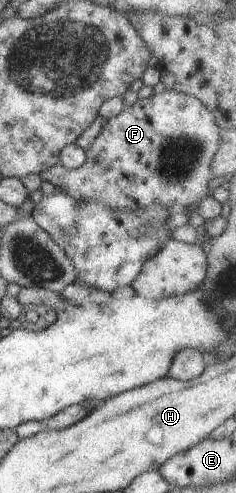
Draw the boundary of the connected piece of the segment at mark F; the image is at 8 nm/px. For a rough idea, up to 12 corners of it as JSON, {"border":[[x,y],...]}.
{"border":[[164,89],[106,119],[86,160],[19,179],[120,210],[208,196],[212,114]]}

